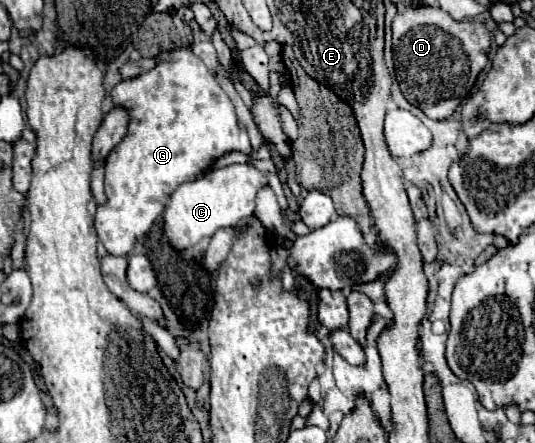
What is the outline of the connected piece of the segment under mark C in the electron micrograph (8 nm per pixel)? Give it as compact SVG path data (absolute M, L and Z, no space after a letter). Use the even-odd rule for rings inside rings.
M248 163L212 169L190 183L182 183L170 195L170 203L164 209L164 239L176 249L186 249L212 237L220 227L230 227L238 219L250 217L256 207L256 195L262 187L268 187L266 173Z

